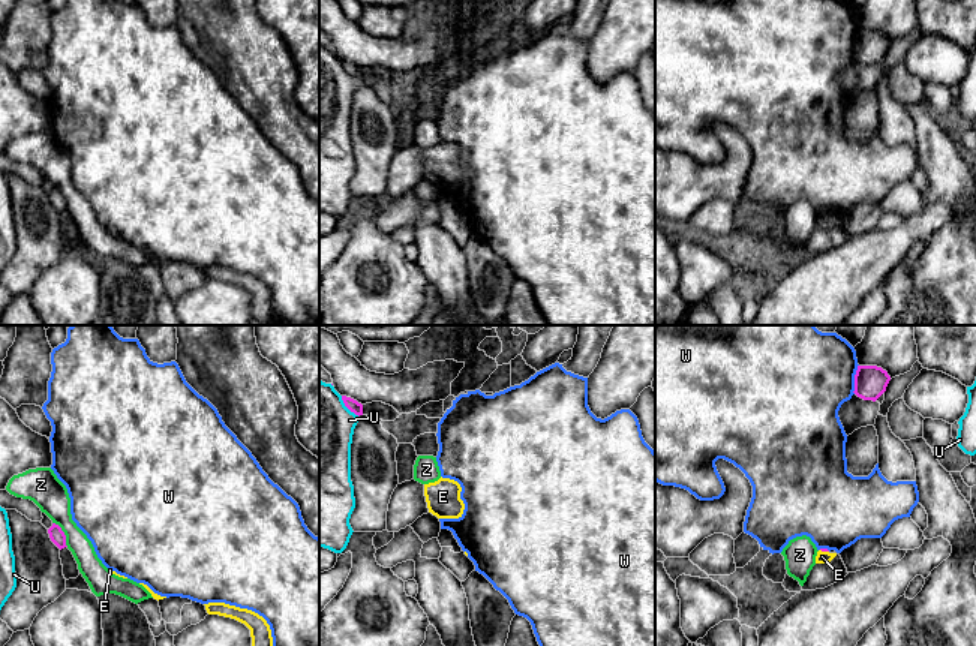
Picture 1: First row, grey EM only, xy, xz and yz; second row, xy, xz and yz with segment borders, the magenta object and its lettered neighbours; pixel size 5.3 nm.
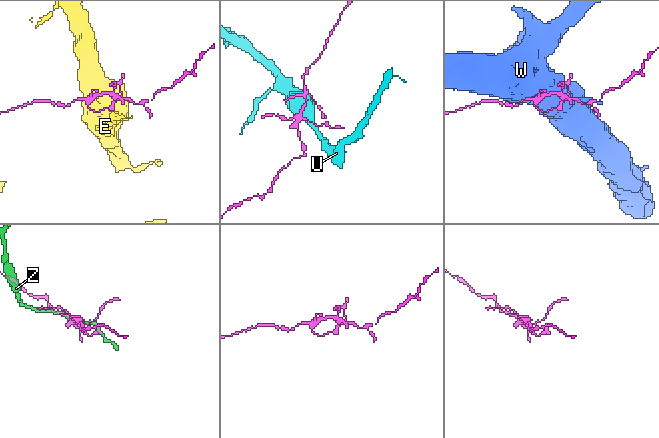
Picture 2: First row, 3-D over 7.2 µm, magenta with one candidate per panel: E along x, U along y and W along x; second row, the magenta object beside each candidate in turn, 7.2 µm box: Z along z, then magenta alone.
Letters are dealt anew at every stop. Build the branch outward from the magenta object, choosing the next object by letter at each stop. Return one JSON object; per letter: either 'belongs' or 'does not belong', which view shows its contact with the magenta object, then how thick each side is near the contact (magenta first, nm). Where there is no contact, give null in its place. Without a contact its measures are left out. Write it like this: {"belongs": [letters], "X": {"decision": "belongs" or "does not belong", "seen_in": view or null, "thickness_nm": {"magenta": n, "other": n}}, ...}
{"belongs": [], "E": {"decision": "does not belong", "seen_in": "yz", "thickness_nm": {"magenta": 20, "other": 60}}, "U": {"decision": "does not belong", "seen_in": "xz", "thickness_nm": {"magenta": 70, "other": 360}}, "W": {"decision": "does not belong", "seen_in": "yz", "thickness_nm": {"magenta": 180, "other": 480}}, "Z": {"decision": "does not belong", "seen_in": "xy", "thickness_nm": {"magenta": 80, "other": 180}}}

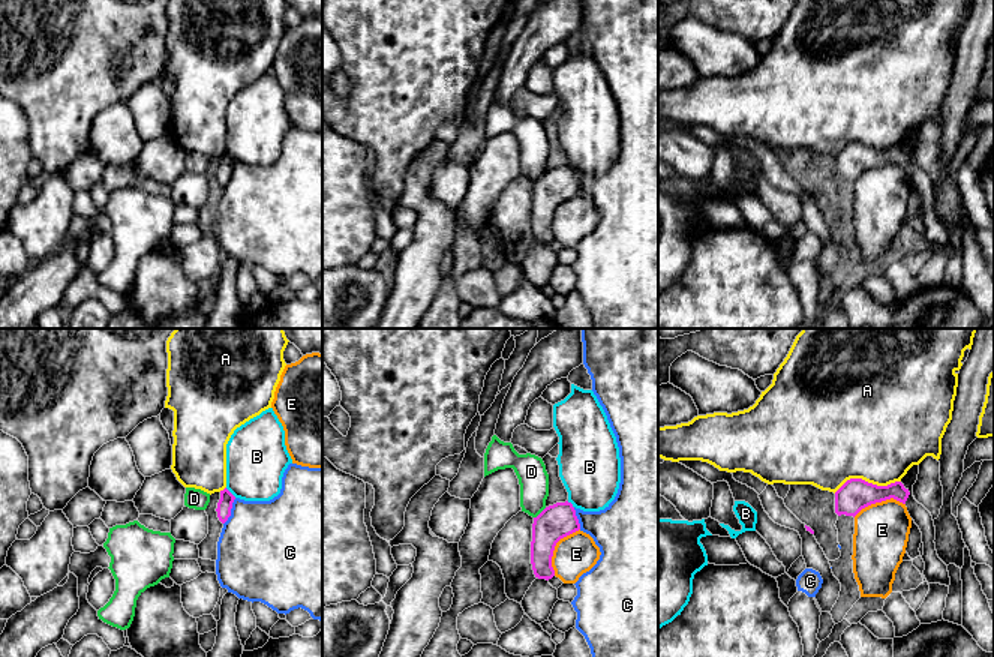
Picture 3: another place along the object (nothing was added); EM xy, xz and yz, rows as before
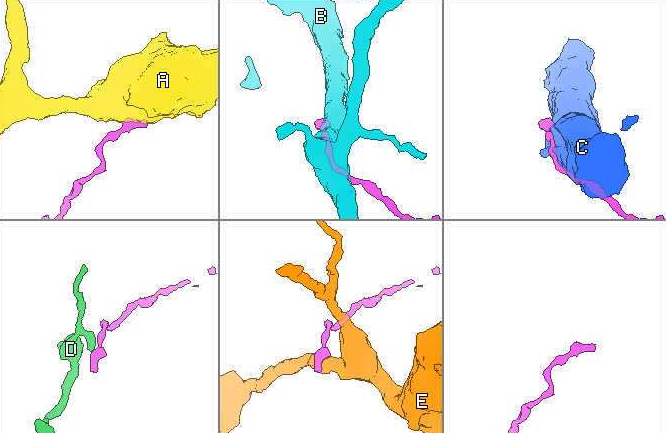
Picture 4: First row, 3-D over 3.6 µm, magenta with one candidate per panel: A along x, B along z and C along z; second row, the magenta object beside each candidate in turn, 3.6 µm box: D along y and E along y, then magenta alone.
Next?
{"belongs": [], "A": {"decision": "does not belong", "seen_in": "yz", "thickness_nm": {"magenta": 170, "other": 480}}, "B": {"decision": "does not belong", "seen_in": "xy", "thickness_nm": {"magenta": 80, "other": 320}}, "C": {"decision": "does not belong", "seen_in": "xy", "thickness_nm": {"magenta": 80, "other": 480}}, "D": {"decision": "does not belong", "seen_in": "xz", "thickness_nm": {"magenta": 190, "other": 160}}, "E": {"decision": "does not belong", "seen_in": "xz", "thickness_nm": {"magenta": 190, "other": 220}}}

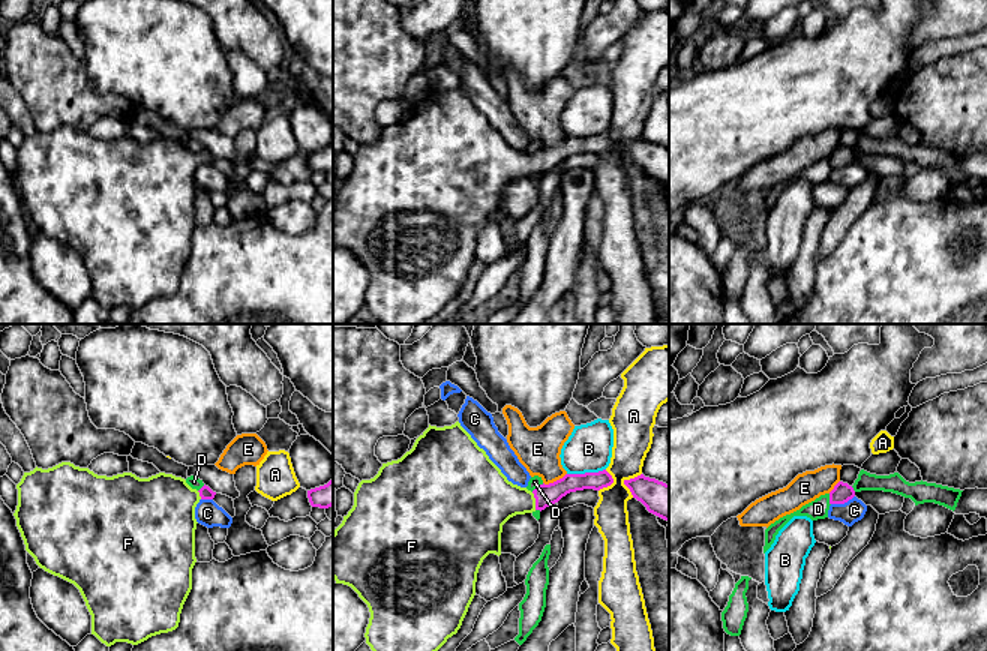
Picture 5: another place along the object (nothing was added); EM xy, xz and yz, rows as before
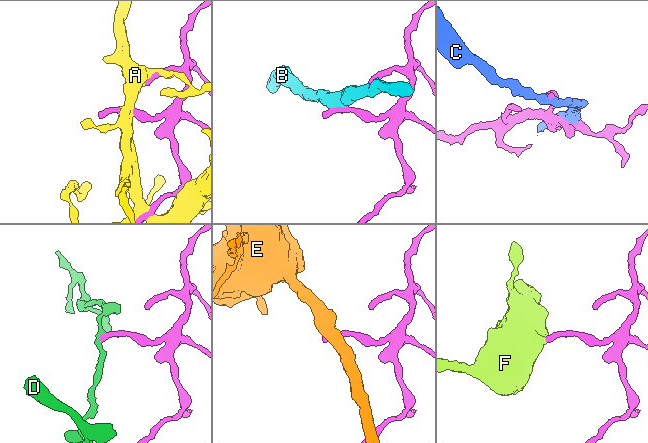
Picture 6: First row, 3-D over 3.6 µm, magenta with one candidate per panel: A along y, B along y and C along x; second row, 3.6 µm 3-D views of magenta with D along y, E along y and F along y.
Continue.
{"belongs": ["F"], "A": {"decision": "does not belong", "seen_in": "xz", "thickness_nm": {"magenta": 190, "other": 200}}, "B": {"decision": "does not belong", "seen_in": "xz", "thickness_nm": {"magenta": 120, "other": 240}}, "C": {"decision": "does not belong", "seen_in": "yz", "thickness_nm": {"magenta": 110, "other": 120}}, "D": {"decision": "does not belong", "seen_in": "xz", "thickness_nm": {"magenta": 120, "other": 70}}, "E": {"decision": "does not belong", "seen_in": "xz", "thickness_nm": {"magenta": 120, "other": 240}}, "F": {"decision": "belongs", "seen_in": "xz", "thickness_nm": {"magenta": 120, "other": 300}}}

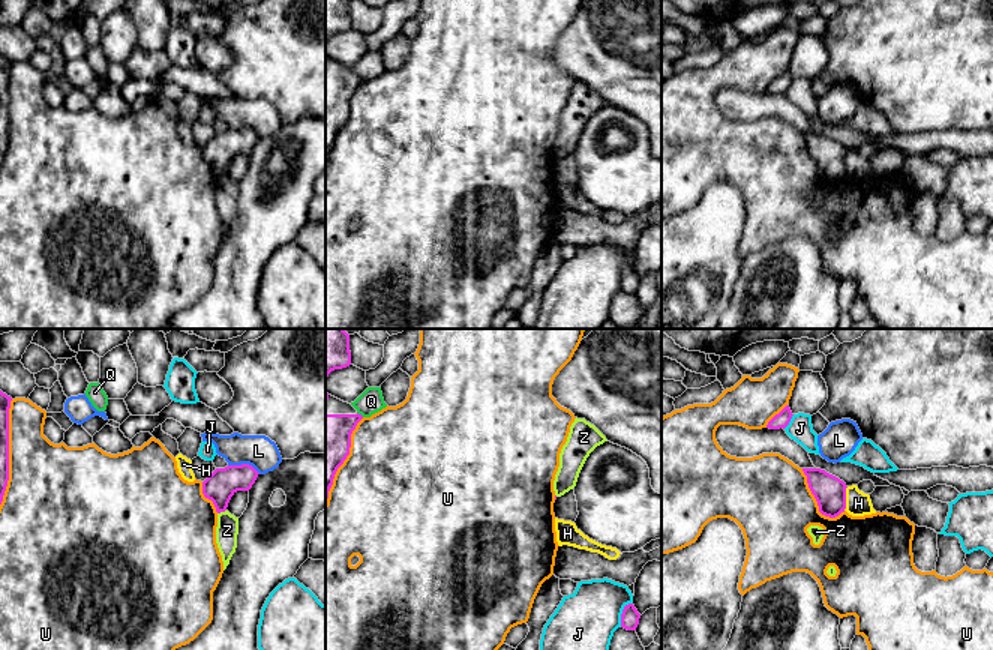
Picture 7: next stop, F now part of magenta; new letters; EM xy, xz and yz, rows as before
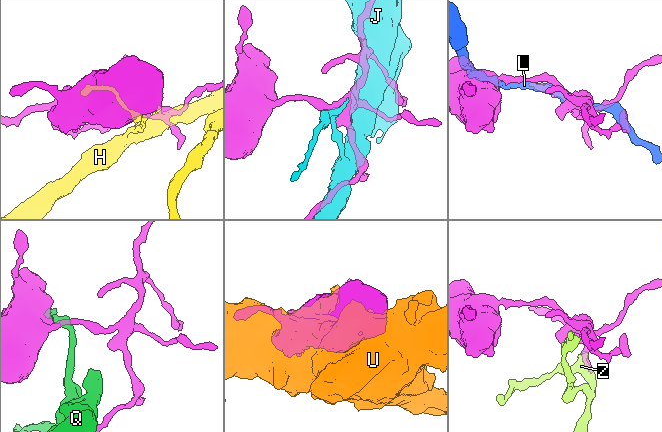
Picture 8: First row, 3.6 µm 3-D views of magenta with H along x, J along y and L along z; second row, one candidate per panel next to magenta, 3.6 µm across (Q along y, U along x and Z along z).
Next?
{"belongs": [], "H": {"decision": "does not belong", "seen_in": "yz", "thickness_nm": {"magenta": 170, "other": 130}}, "J": {"decision": "does not belong", "seen_in": "xz", "thickness_nm": {"magenta": 100, "other": 320}}, "L": {"decision": "does not belong", "seen_in": "xy", "thickness_nm": {"magenta": 170, "other": 180}}, "Q": {"decision": "does not belong", "seen_in": "xz", "thickness_nm": {"magenta": 280, "other": 140}}, "U": {"decision": "does not belong", "seen_in": "yz", "thickness_nm": {"magenta": 170, "other": 440}}, "Z": {"decision": "does not belong", "seen_in": "xy", "thickness_nm": {"magenta": 170, "other": 120}}}

